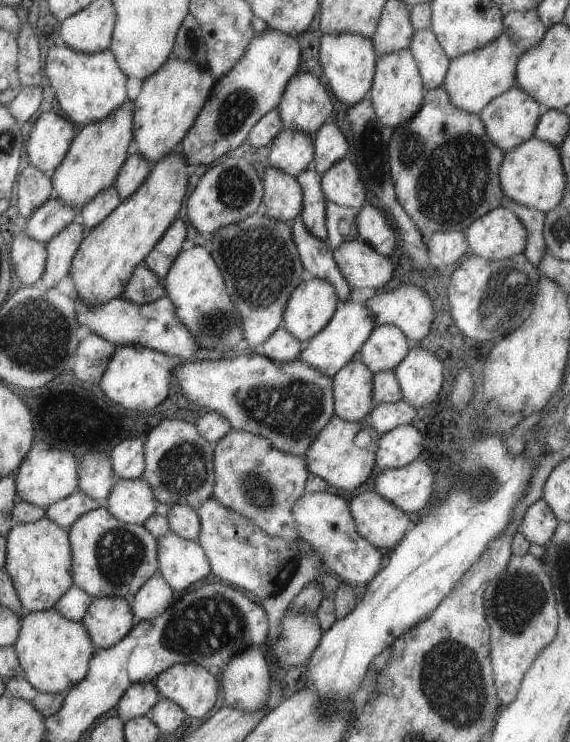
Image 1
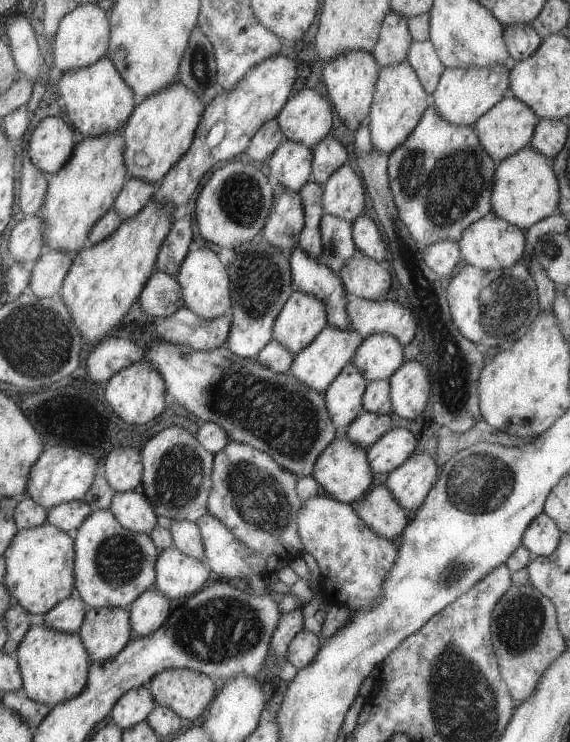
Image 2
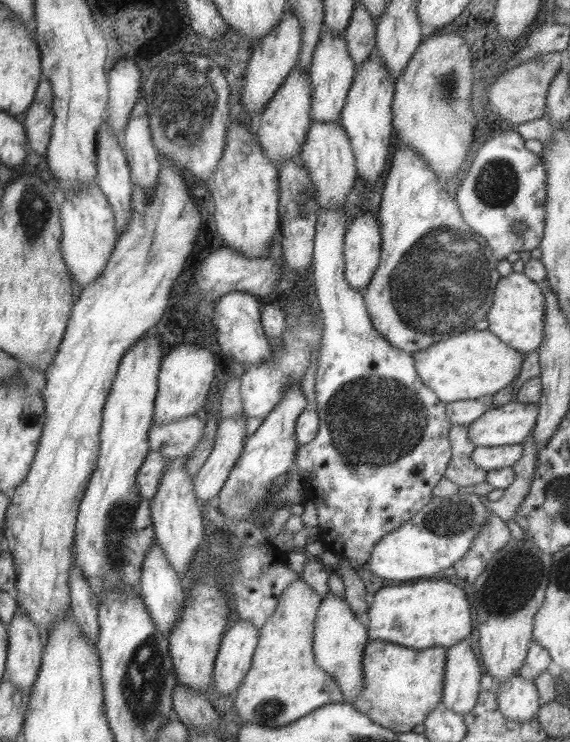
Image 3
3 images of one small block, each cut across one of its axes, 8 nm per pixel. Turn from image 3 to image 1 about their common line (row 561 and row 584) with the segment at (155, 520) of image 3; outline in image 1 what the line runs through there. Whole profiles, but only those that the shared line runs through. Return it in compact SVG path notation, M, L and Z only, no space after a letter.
M169 532L156 540L157 573L176 593L205 578L210 572L209 562L196 541L187 541Z

